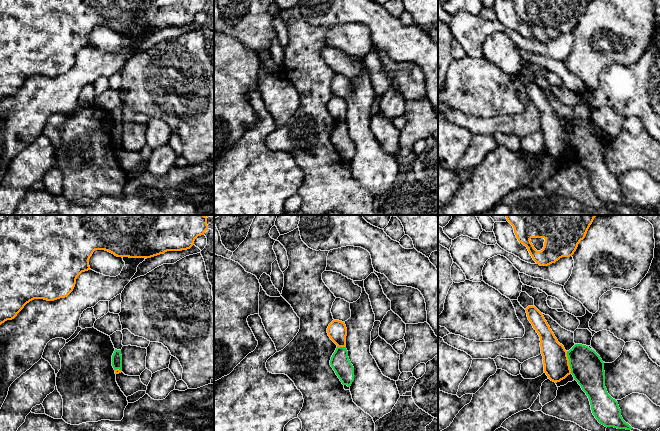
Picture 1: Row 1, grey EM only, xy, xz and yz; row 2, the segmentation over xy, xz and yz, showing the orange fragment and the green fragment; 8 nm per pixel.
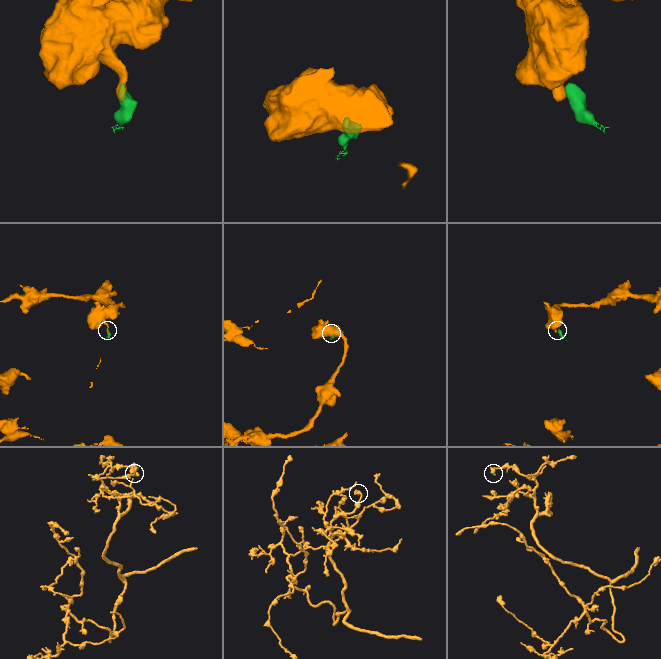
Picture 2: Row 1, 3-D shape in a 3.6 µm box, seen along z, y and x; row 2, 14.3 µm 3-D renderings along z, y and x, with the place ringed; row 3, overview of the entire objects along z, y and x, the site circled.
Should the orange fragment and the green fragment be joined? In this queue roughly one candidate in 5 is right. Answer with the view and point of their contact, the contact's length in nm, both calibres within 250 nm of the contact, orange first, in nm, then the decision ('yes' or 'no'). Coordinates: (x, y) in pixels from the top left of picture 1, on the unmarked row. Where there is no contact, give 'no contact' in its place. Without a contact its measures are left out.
yz (568, 138) | 190 nm | 200/260 nm | no

